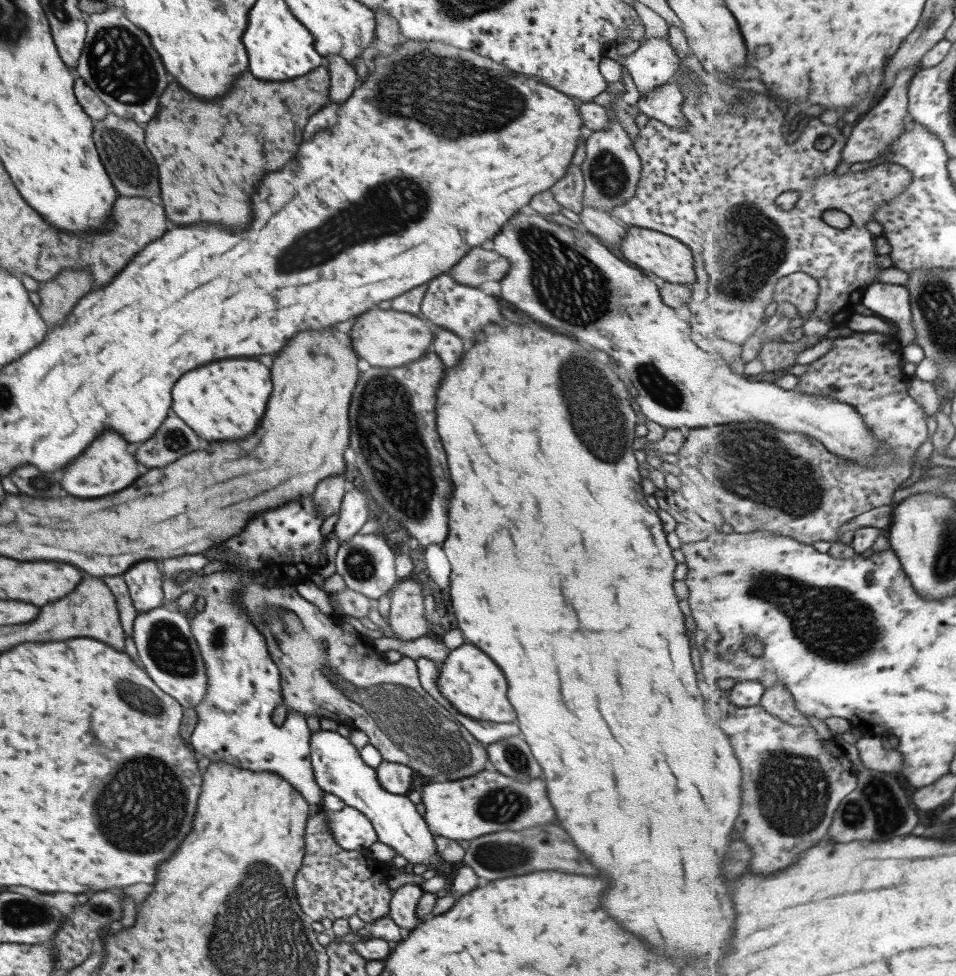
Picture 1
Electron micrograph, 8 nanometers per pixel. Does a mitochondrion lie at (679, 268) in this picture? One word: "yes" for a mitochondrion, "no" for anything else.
no

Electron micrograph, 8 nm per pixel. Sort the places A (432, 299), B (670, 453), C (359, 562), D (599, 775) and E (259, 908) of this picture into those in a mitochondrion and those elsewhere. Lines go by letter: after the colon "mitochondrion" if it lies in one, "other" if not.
A: other
B: other
C: mitochondrion
D: other
E: mitochondrion

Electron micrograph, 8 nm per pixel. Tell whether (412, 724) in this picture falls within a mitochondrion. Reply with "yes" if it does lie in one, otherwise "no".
yes

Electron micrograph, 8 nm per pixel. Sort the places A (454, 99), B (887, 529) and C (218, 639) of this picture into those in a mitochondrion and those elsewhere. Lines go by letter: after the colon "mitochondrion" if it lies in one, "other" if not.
A: mitochondrion
B: other
C: mitochondrion

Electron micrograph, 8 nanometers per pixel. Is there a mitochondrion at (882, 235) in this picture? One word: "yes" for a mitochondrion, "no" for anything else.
no

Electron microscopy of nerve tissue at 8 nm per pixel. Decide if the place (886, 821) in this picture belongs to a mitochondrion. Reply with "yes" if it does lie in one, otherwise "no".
yes

